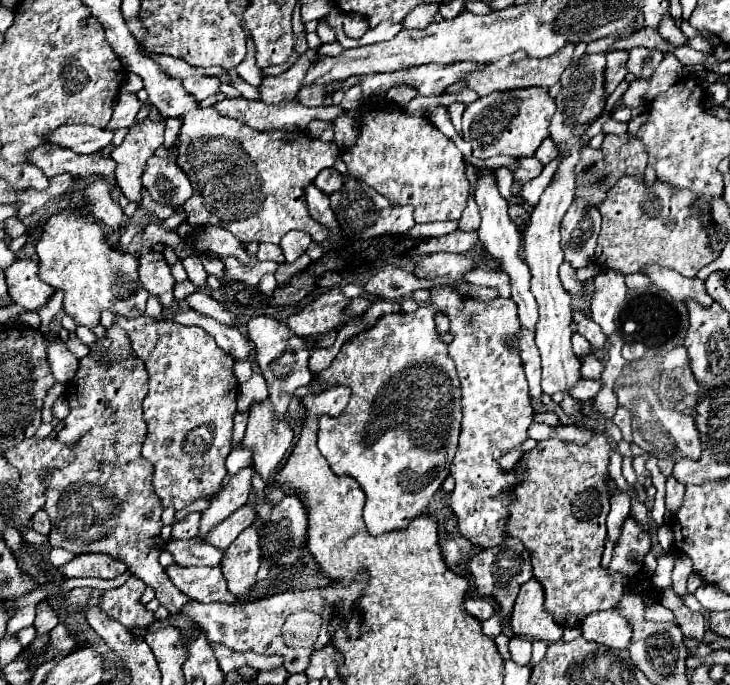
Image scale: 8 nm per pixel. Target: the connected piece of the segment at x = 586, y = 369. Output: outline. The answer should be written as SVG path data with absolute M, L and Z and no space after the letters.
M589 353L581 359L581 379L599 379L603 373L603 363L595 353Z

